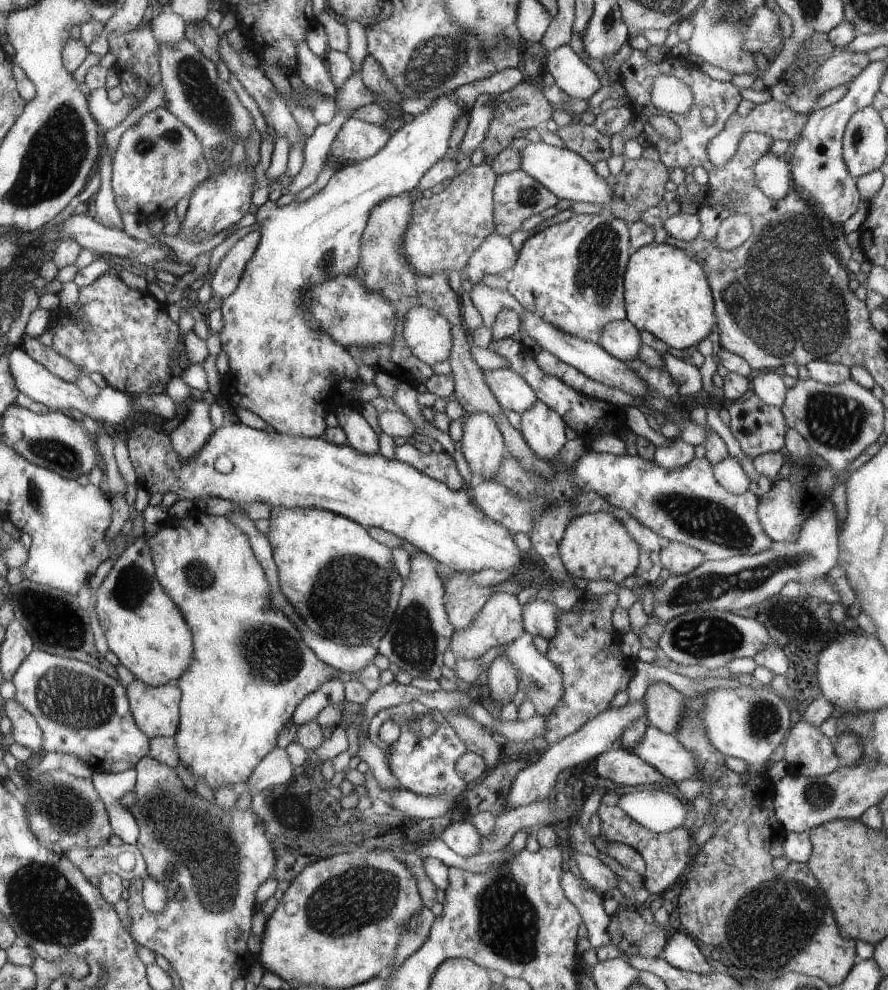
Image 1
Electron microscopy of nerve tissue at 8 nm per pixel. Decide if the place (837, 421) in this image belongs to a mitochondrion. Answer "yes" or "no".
yes

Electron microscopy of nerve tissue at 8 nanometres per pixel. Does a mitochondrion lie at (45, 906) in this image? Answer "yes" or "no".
yes

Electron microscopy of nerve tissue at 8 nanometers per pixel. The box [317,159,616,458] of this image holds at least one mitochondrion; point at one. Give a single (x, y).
(530, 197)

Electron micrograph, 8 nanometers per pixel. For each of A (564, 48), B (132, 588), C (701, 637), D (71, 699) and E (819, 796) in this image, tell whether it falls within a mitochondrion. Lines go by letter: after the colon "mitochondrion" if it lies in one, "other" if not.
A: other
B: mitochondrion
C: mitochondrion
D: mitochondrion
E: mitochondrion

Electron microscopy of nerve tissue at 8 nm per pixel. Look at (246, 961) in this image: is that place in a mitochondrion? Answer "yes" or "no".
no

